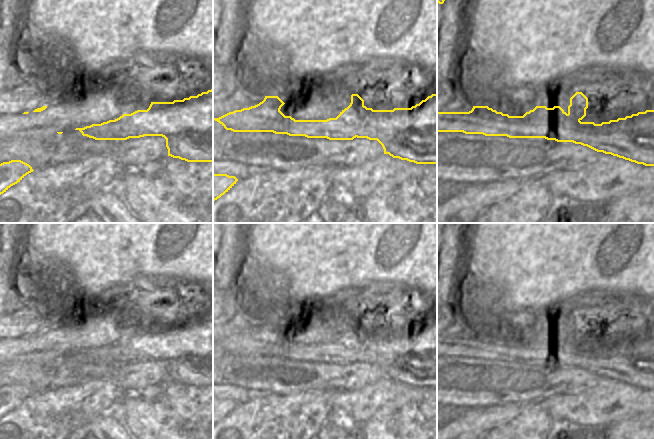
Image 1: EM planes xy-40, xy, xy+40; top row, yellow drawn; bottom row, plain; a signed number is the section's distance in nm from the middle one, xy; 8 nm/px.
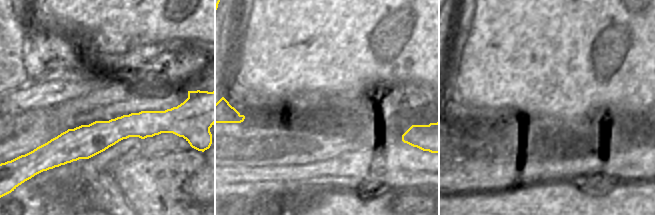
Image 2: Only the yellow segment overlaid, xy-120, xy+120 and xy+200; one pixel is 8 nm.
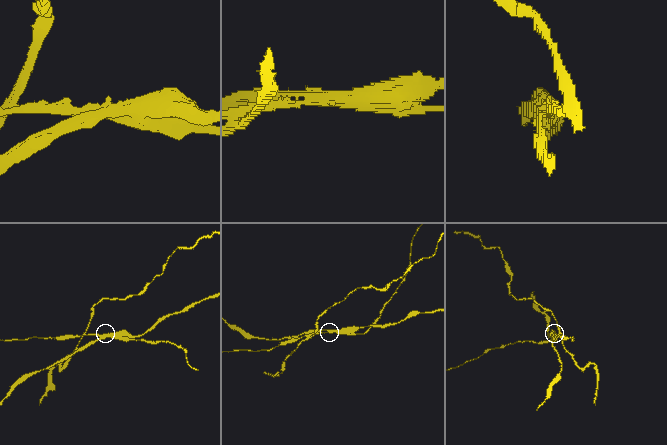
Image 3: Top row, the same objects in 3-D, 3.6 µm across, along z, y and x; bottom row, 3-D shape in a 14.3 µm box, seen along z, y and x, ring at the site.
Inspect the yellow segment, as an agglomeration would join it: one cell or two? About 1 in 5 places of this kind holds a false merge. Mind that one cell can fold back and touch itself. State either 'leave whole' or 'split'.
split

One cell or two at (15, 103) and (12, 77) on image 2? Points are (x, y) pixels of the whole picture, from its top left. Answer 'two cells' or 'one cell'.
two cells

